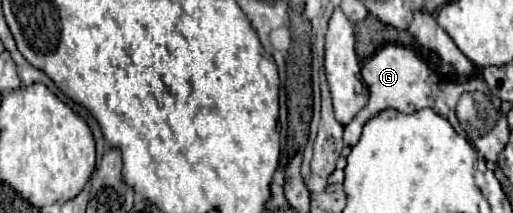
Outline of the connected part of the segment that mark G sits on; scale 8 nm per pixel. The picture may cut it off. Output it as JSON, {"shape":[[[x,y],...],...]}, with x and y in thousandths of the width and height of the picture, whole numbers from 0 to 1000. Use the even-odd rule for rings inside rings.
{"shape":[[[756,207],[756,216],[741,225],[729,263],[721,263],[713,282],[713,300],[706,310],[706,366],[717,394],[721,469],[690,545],[690,563],[678,592],[671,592],[671,667],[678,685],[690,685],[702,657],[710,582],[721,554],[729,554],[733,535],[741,535],[745,516],[768,507],[784,535],[803,535],[803,526],[834,498],[834,507],[842,507],[846,526],[858,535],[858,479],[885,479],[885,498],[889,498],[889,469],[901,432],[924,432],[924,423],[947,432],[943,376],[936,376],[936,366],[912,376],[912,385],[904,385],[904,404],[885,404],[885,385],[877,385],[865,357],[854,357],[850,338],[842,338],[803,225],[780,216],[780,207]],[[881,423],[897,423],[897,432],[881,432]],[[827,469],[834,469],[834,479],[827,479]]]}

